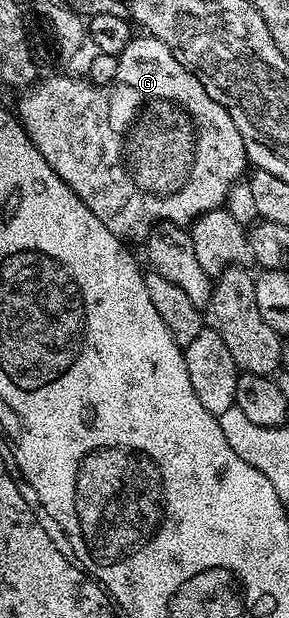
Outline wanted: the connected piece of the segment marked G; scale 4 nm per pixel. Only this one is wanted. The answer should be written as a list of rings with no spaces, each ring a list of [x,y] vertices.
[[[147,34],[137,35],[128,43],[126,50],[120,52],[119,57],[118,74],[112,79],[111,84],[94,84],[87,79],[67,74],[48,76],[45,80],[43,77],[39,83],[23,93],[25,96],[20,100],[18,119],[38,154],[42,154],[42,158],[46,158],[46,162],[52,167],[52,172],[58,174],[58,178],[62,178],[62,182],[66,182],[66,186],[70,186],[74,194],[78,194],[78,198],[95,214],[98,222],[102,222],[106,230],[110,230],[121,240],[133,242],[132,240],[139,241],[147,237],[149,228],[157,222],[188,226],[200,217],[201,212],[221,207],[227,201],[230,189],[243,177],[240,175],[243,174],[244,167],[246,169],[249,167],[250,161],[244,149],[242,134],[238,134],[238,126],[234,126],[234,118],[230,118],[230,114],[223,106],[214,102],[210,94],[206,94],[202,82],[198,82],[196,75],[186,70],[186,66],[182,66],[182,62],[174,58],[174,54],[161,40]]]

